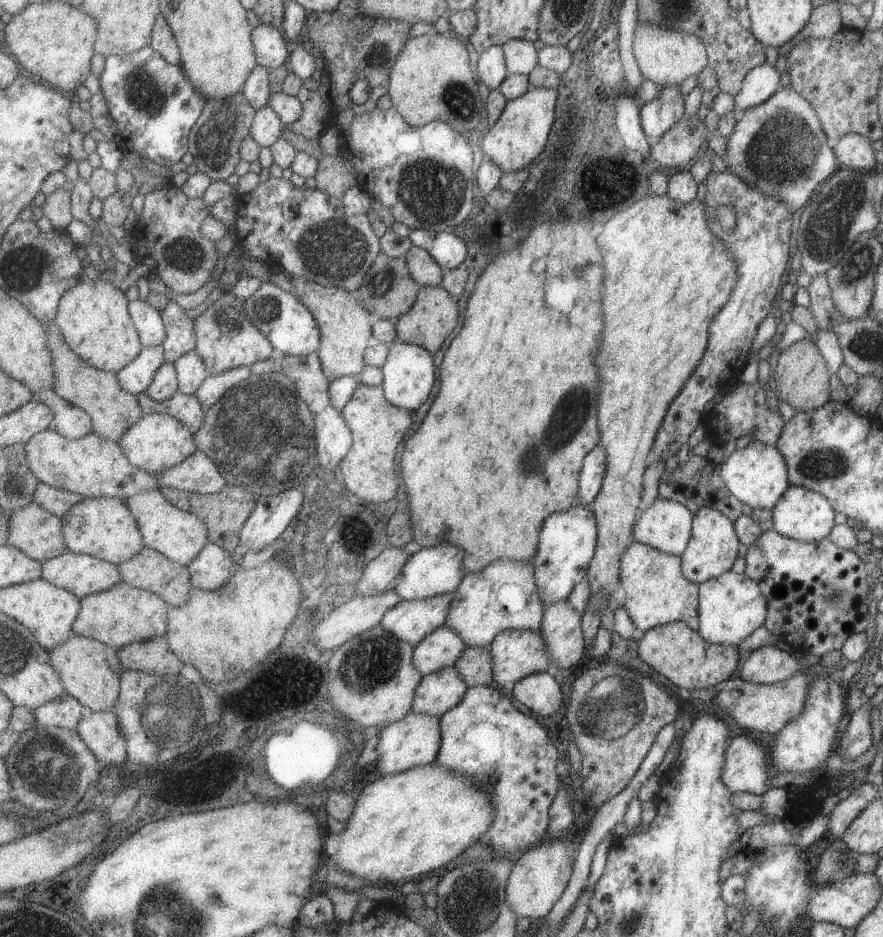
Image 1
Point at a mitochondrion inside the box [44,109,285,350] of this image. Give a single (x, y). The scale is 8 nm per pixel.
(187, 254)

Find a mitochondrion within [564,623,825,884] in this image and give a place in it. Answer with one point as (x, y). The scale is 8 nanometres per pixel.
(610, 706)

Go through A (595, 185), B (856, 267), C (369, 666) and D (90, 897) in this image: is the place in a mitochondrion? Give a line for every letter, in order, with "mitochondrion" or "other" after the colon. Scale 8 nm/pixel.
A: other
B: mitochondrion
C: mitochondrion
D: other

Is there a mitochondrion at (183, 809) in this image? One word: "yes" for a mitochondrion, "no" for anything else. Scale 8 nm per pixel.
no

